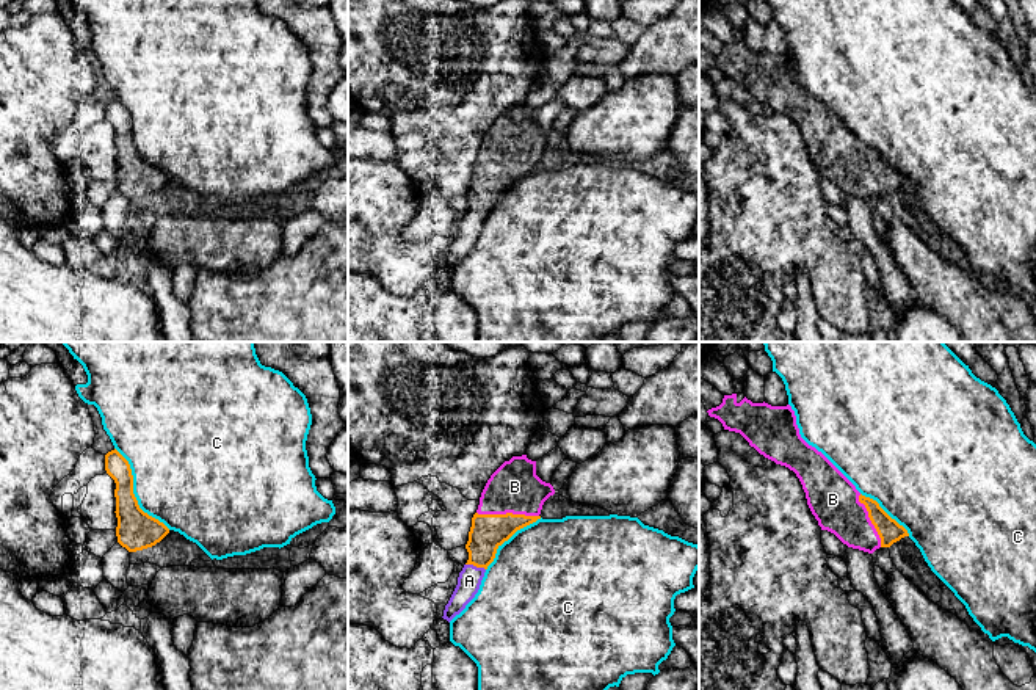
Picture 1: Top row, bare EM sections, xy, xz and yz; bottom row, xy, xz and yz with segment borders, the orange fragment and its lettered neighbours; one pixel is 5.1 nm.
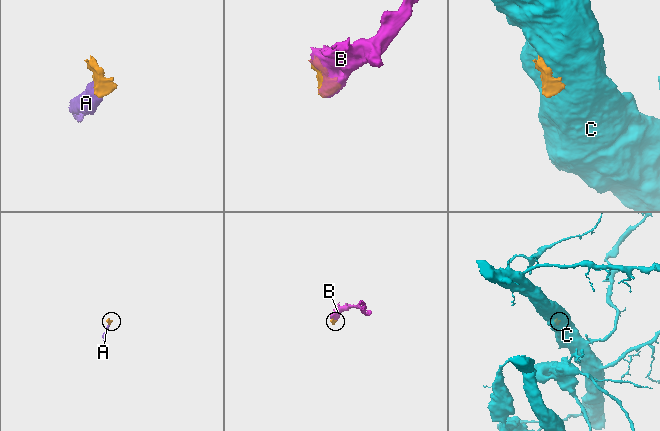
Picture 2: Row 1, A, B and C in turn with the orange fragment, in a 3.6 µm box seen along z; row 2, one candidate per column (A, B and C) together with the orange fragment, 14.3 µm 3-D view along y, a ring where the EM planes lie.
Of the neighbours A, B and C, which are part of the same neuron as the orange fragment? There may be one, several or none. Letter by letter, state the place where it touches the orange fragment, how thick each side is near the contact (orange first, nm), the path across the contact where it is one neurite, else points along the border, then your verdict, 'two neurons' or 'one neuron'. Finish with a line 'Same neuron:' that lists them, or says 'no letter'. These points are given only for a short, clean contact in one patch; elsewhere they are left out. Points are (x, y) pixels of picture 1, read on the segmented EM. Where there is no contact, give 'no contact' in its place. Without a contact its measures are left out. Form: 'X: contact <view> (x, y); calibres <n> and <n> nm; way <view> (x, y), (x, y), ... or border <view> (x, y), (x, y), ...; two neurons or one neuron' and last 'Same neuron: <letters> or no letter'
A: contact xz (475, 565); calibres 180 and 120 nm; way xz (488, 532), (475, 565), (469, 581); one neuron
B: contact xz (508, 513); calibres 180 and 260 nm; one neuron
C: contact xy (132, 493); calibres 200 and 460 nm; two neurons
Same neuron: A, B

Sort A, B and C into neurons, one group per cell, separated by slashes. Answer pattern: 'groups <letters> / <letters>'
groups A B / C

